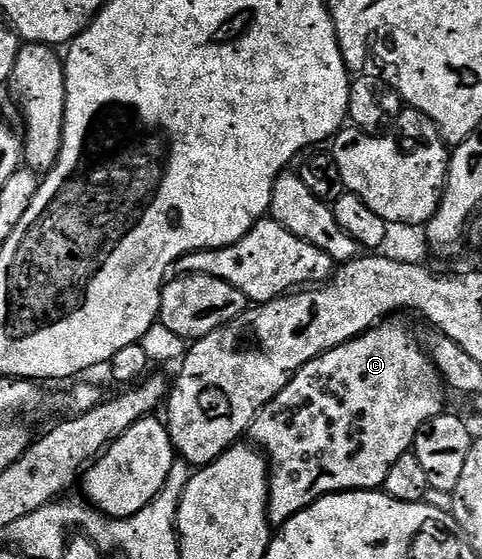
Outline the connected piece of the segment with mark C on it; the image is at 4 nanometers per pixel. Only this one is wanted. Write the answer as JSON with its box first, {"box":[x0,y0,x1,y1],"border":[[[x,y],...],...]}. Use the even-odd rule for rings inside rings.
{"box":[248,317,444,524],"border":[[[387,317],[360,337],[308,361],[308,365],[301,367],[292,377],[292,381],[288,381],[288,385],[284,385],[284,389],[280,389],[280,393],[276,393],[276,397],[272,397],[268,405],[264,405],[264,409],[255,417],[254,424],[248,432],[249,438],[255,439],[251,440],[261,448],[268,460],[271,524],[287,523],[296,513],[300,513],[325,495],[337,495],[339,491],[372,491],[381,488],[388,477],[388,469],[392,469],[392,465],[396,465],[400,457],[411,454],[416,433],[420,433],[420,425],[424,425],[432,417],[443,414],[442,391],[444,392],[444,384],[438,368],[434,366],[434,360],[430,358],[424,343],[418,340],[417,333],[402,320],[402,317]]]}

